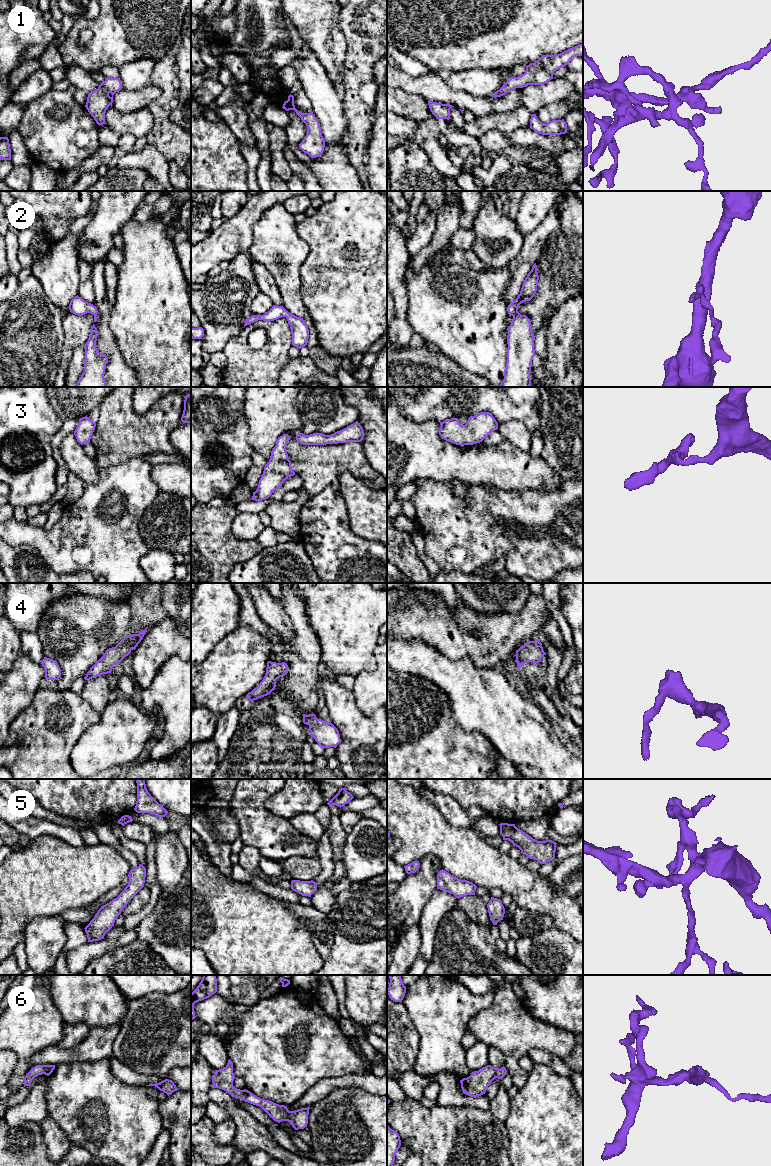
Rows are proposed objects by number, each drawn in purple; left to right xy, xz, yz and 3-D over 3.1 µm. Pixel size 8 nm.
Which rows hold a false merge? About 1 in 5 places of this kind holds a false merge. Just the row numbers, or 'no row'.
no row

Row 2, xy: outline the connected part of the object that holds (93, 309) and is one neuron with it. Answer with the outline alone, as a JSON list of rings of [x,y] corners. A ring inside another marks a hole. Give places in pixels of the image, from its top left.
[[[78,295],[75,296],[70,301],[69,310],[71,313],[79,316],[85,315],[87,313],[91,313],[94,315],[94,322],[97,321],[97,318],[96,318],[96,315],[98,313],[97,308],[93,304],[86,302]]]

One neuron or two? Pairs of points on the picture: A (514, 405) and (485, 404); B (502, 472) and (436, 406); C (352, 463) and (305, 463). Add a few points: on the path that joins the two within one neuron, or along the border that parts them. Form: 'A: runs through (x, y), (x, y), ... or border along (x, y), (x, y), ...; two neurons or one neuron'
A: runs through (507, 404), (492, 404); one neuron
B: border along (439, 421), (425, 420), (416, 423); two neurons
C: runs through (340, 461), (317, 463); one neuron

